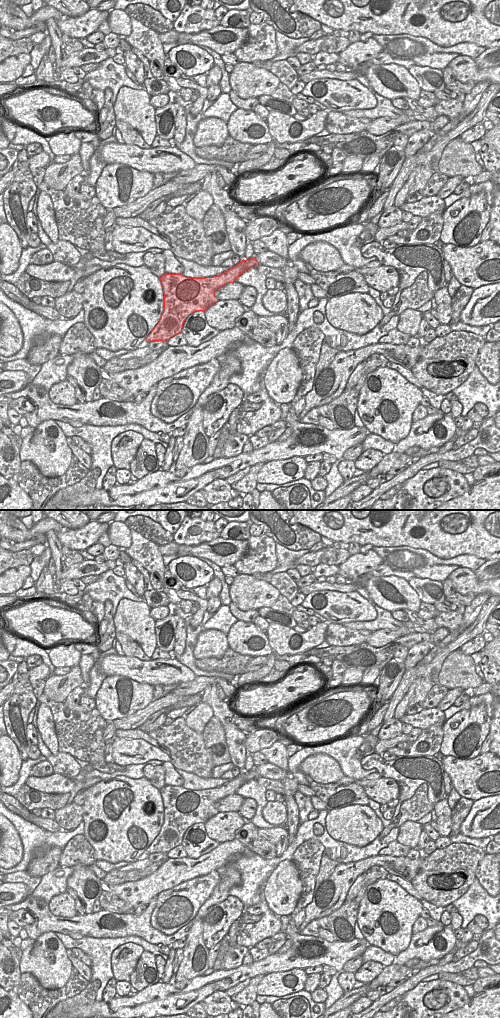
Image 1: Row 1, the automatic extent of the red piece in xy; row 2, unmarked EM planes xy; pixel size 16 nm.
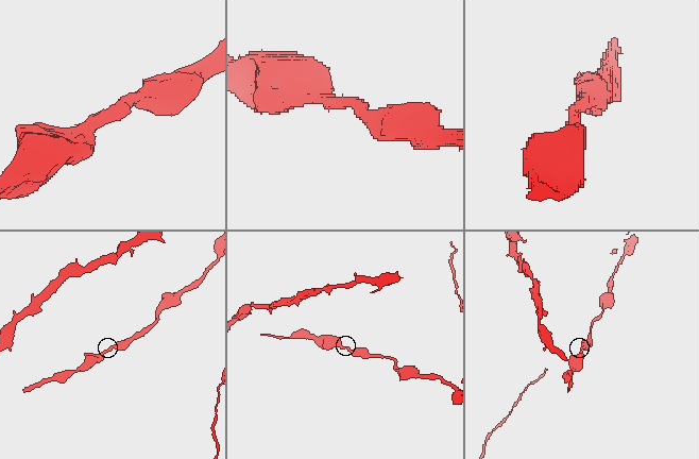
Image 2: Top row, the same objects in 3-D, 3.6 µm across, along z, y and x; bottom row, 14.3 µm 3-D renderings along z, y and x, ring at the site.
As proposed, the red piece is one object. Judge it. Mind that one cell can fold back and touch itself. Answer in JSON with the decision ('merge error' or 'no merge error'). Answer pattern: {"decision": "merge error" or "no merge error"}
{"decision": "no merge error"}

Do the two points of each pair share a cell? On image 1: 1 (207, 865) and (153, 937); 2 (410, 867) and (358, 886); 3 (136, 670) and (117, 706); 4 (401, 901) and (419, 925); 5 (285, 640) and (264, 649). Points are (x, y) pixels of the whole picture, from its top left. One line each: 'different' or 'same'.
1: different
2: different
3: different
4: different
5: different

